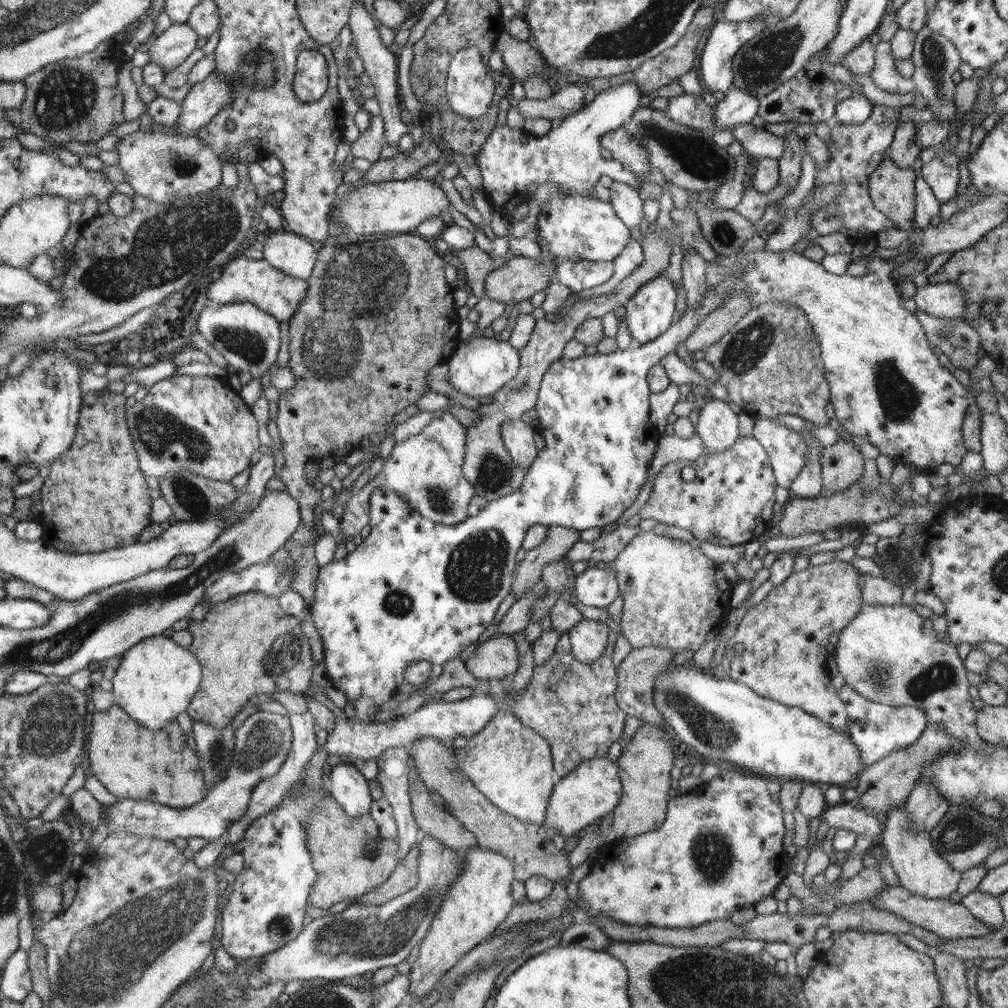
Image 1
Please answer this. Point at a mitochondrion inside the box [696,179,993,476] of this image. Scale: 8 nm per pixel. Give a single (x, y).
(899, 398)

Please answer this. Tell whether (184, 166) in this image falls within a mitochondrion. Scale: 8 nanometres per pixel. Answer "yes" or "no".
yes

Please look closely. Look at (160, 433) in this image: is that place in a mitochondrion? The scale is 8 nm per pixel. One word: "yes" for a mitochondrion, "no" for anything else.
yes

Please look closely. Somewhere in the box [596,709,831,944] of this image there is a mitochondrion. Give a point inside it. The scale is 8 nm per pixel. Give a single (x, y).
(711, 852)

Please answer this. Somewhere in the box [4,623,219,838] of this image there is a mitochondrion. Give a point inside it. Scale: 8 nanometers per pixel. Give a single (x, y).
(50, 729)

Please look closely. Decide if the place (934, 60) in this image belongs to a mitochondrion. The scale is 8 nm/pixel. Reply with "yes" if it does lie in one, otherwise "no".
yes

